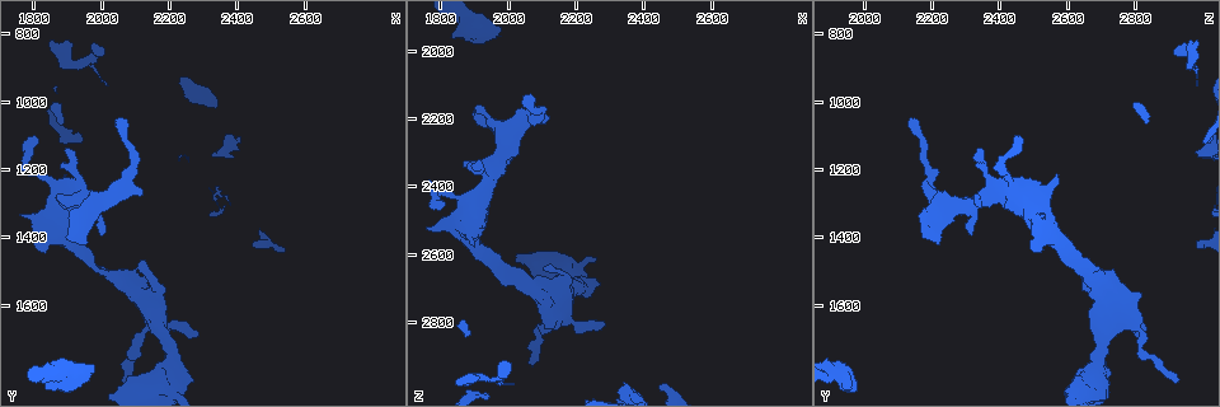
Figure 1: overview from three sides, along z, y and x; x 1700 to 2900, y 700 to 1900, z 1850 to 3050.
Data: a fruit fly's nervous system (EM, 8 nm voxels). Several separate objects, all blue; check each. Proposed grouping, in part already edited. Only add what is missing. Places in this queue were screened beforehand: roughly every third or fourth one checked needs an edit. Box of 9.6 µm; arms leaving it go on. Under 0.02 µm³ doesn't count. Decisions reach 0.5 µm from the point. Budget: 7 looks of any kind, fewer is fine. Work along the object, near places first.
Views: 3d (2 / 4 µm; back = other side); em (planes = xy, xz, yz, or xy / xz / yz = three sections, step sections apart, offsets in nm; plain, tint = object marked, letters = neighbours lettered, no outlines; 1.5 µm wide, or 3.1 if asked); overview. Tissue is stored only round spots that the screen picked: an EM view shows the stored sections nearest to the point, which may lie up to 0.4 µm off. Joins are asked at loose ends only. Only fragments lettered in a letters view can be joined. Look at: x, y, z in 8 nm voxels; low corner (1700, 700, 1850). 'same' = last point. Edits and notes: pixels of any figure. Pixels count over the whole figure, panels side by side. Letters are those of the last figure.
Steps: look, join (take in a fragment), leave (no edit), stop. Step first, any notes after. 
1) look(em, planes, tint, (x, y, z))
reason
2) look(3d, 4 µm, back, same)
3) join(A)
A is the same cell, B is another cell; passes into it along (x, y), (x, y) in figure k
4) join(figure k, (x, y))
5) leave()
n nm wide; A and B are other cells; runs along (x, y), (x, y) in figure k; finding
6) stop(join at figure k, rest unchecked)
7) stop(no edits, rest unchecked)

look(em, planes, letters, (1980, 1790, 1930))

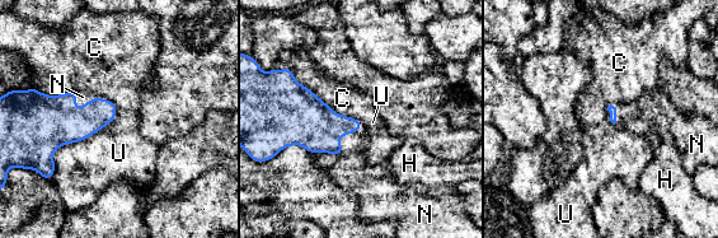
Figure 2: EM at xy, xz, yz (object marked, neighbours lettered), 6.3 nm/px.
join(N)
N is the same cell, C, H and U are other cells; passes into it along (308, 121), (342, 135), (351, 172) in figure 2; it goes on there

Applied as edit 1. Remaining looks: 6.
look(3d, 2 µm, (2050, 1060, 2140))

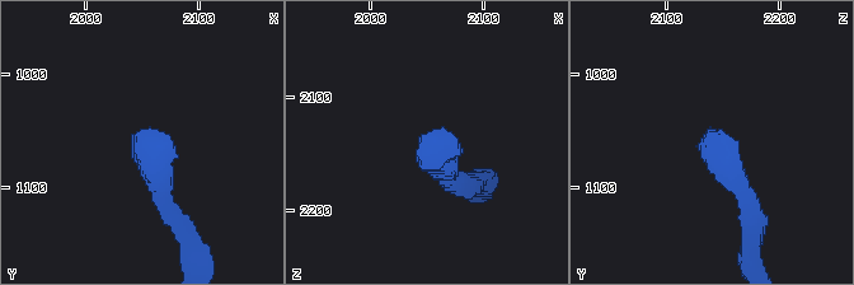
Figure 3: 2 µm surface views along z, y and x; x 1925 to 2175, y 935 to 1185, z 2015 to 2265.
look(em, planes, plain, (2044, 1056, 2136))
shape alone is not enough

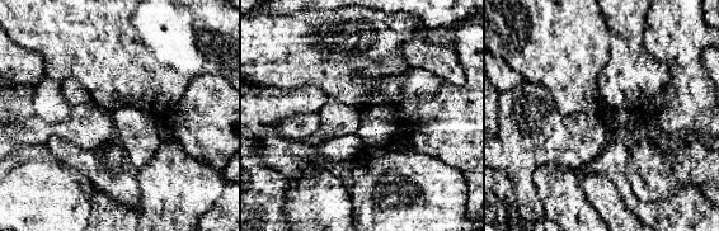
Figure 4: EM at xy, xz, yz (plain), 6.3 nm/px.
look(em, planes, letters, same)
what lies round it

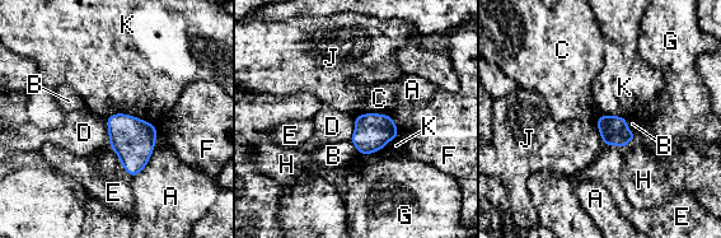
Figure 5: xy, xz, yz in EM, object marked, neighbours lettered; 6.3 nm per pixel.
leave()
K touches over 320 nm; A, B, C, D, E, F, G, H, J and K are other cells; no lettered fragment goes on from it

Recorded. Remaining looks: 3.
look(3d, 4 µm, (2280, 1690, 2800))
branch stops here

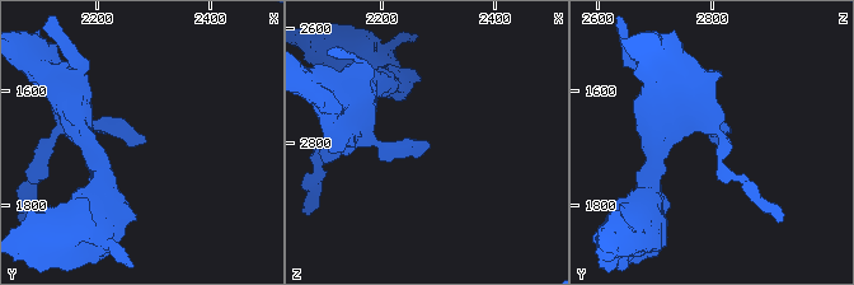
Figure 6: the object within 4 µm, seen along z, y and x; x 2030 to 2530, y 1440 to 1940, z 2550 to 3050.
look(em, planes, letters, (2290, 1690, 2800))

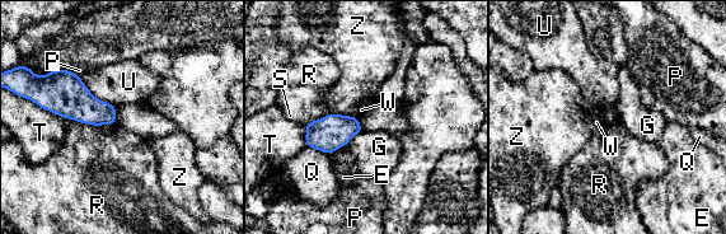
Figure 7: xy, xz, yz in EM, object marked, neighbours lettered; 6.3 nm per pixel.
leave()
150 nm wide; E, G, P, Q, R, S, T, U, W and Z are other cells; border along (65, 117), (93, 125), (116, 122) in figure 7; none of them fits

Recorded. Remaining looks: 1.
stop(join at figure 2, rest unchecked)

